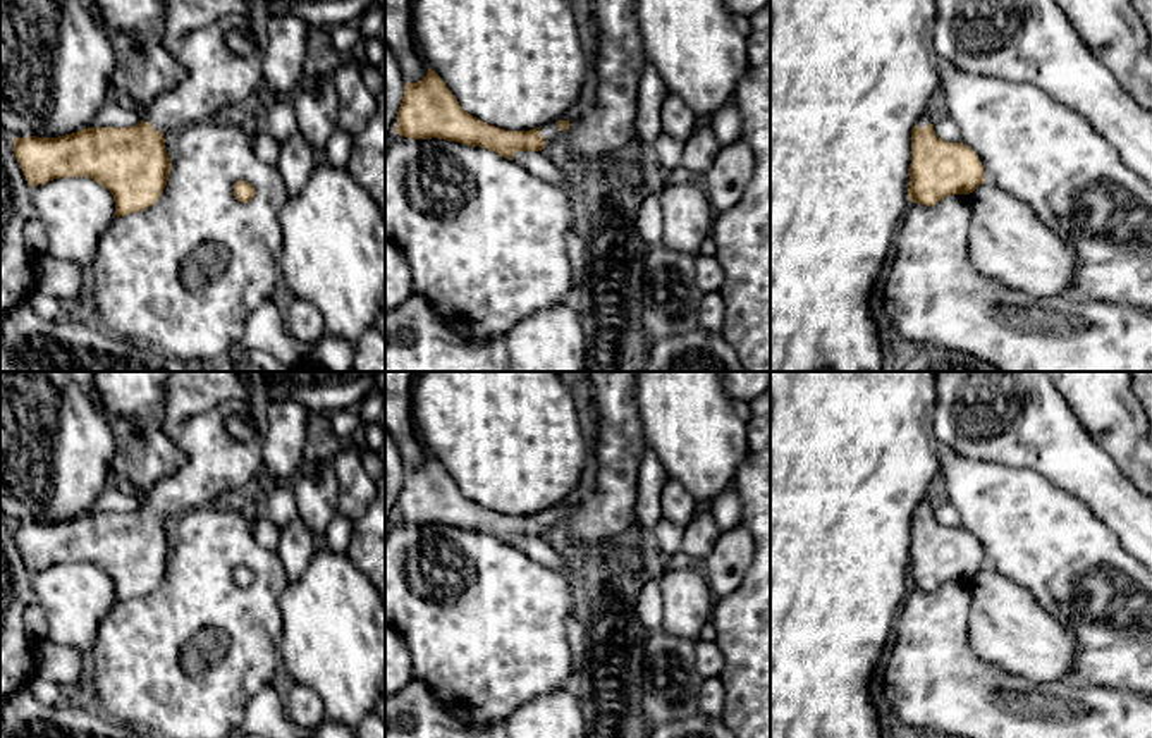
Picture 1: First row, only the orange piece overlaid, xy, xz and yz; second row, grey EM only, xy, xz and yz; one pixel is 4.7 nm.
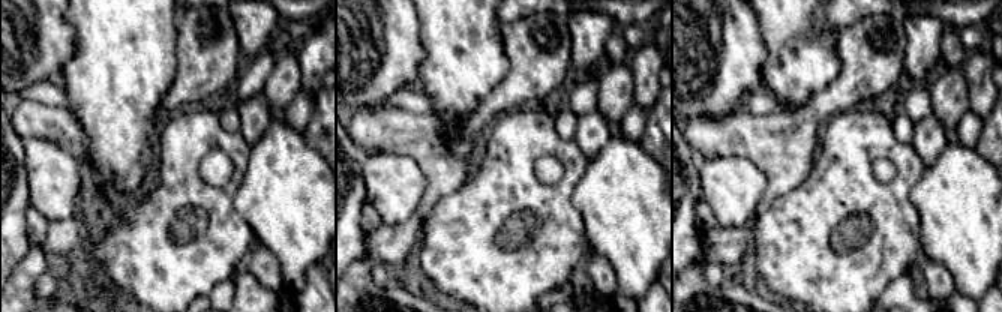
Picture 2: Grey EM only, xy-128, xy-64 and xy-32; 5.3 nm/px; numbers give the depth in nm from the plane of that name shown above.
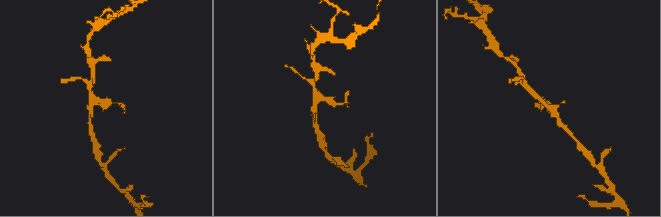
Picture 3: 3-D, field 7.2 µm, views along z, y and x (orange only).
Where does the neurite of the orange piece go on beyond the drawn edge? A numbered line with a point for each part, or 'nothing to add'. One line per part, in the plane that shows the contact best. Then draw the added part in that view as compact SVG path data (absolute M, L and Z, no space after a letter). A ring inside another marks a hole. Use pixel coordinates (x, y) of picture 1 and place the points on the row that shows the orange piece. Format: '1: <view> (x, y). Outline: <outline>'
1: xy (224, 61). Outline: M232 14L186 34L175 46L177 58L186 74L182 81L158 96L143 120L156 131L182 129L193 122L205 122L230 105L249 105L261 91L263 58L268 38L263 24L251 17Z

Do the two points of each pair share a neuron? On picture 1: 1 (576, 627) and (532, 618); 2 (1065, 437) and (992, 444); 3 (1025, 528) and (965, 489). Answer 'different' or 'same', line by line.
1: different
2: same
3: same

